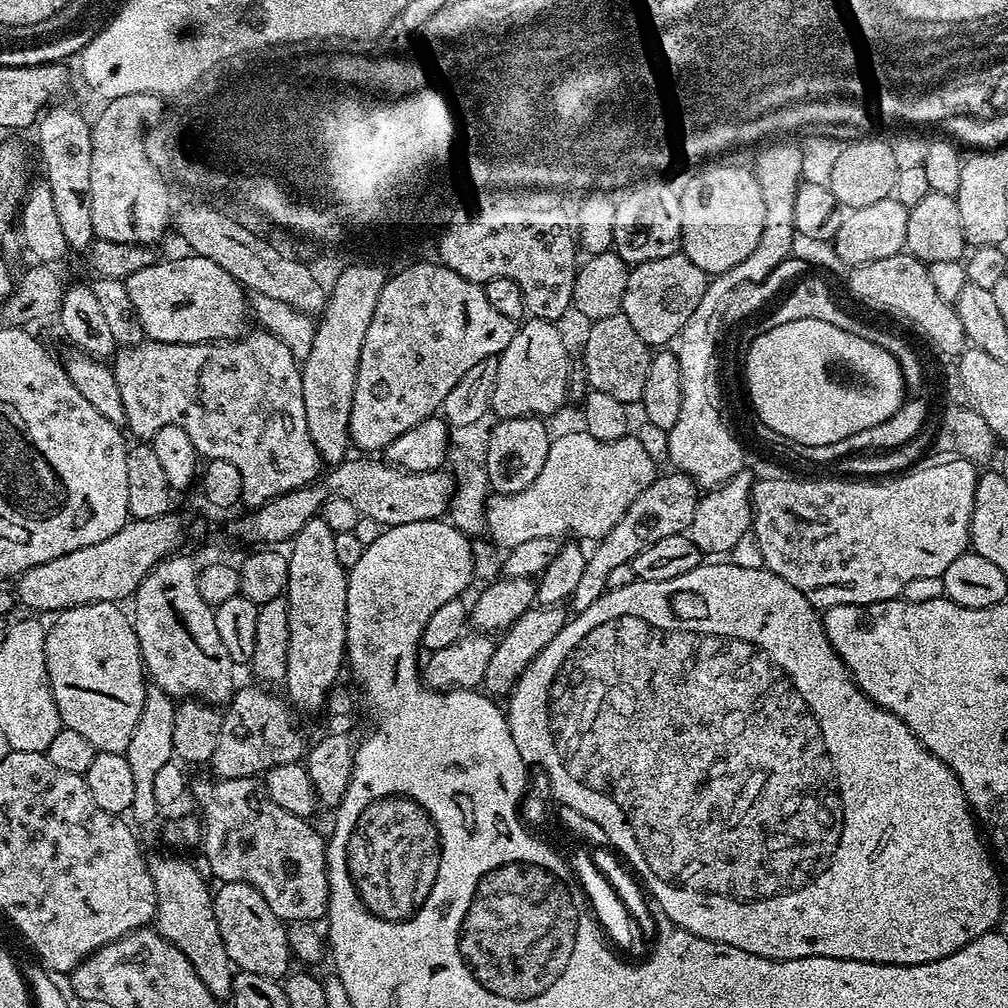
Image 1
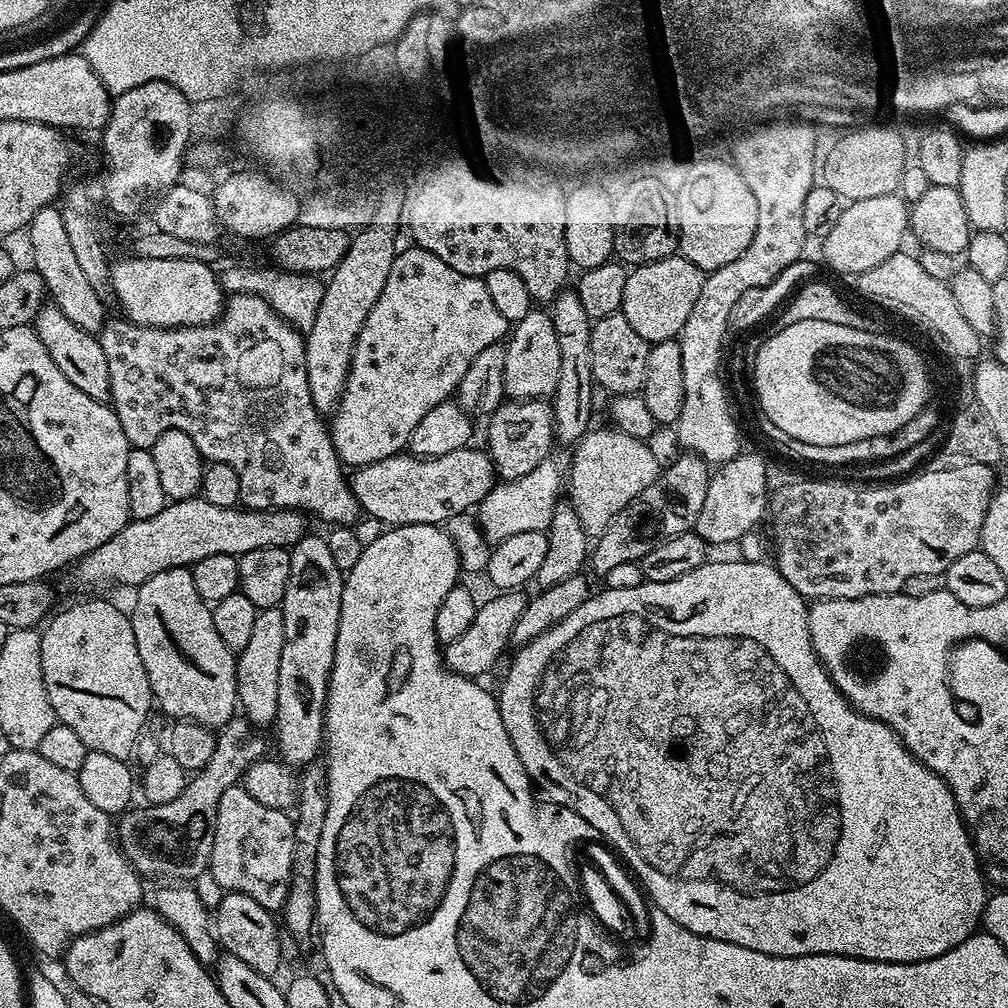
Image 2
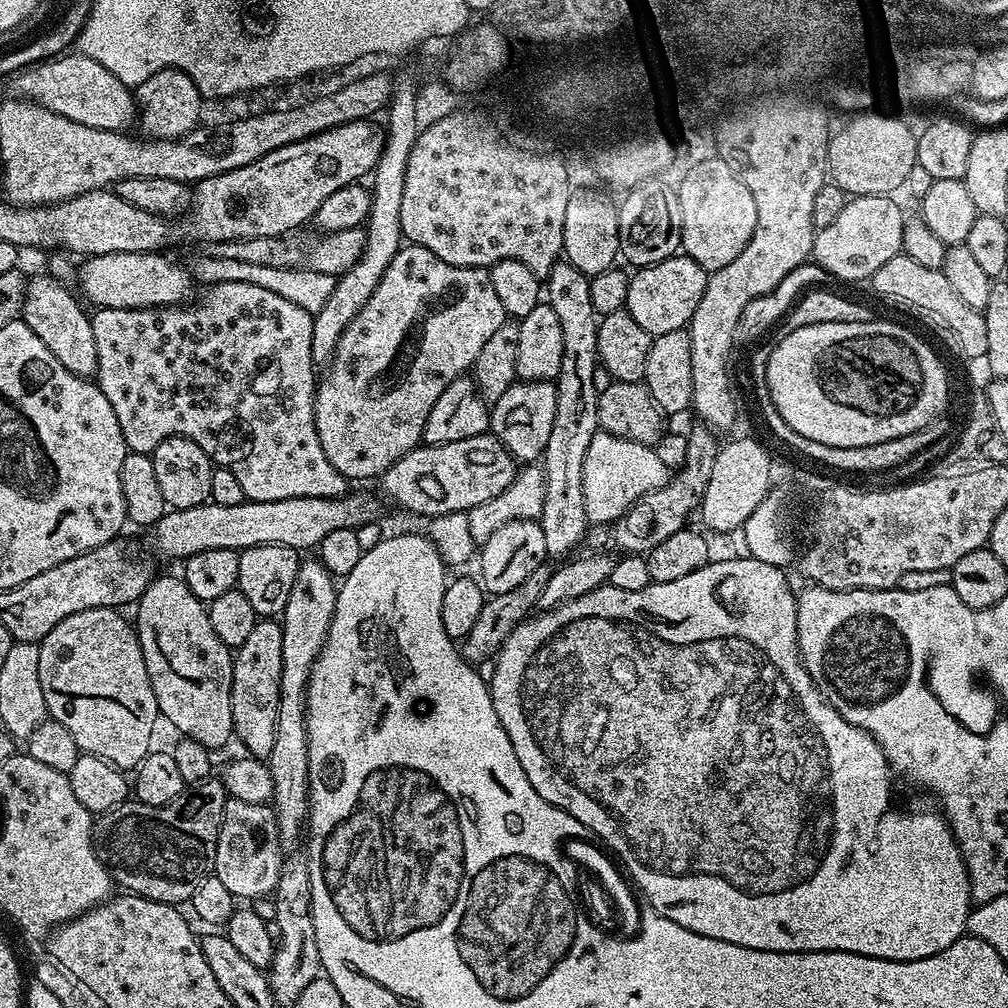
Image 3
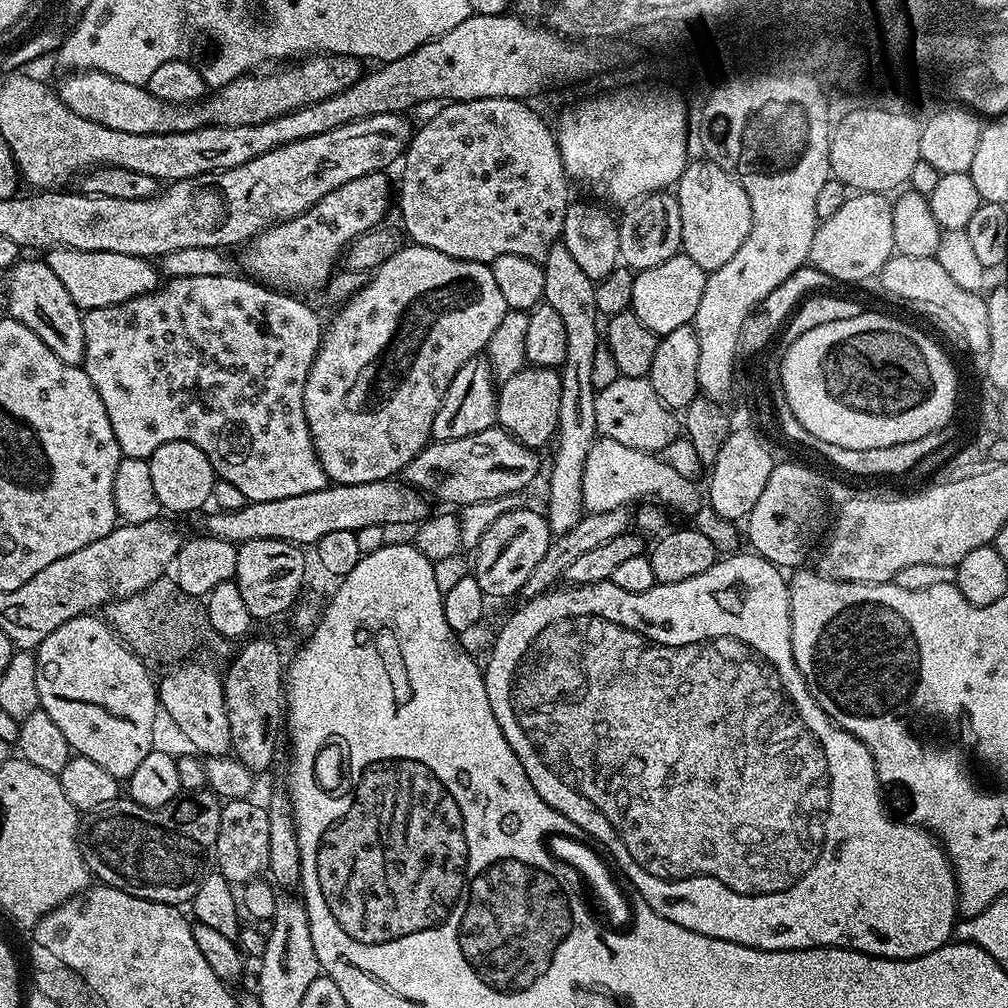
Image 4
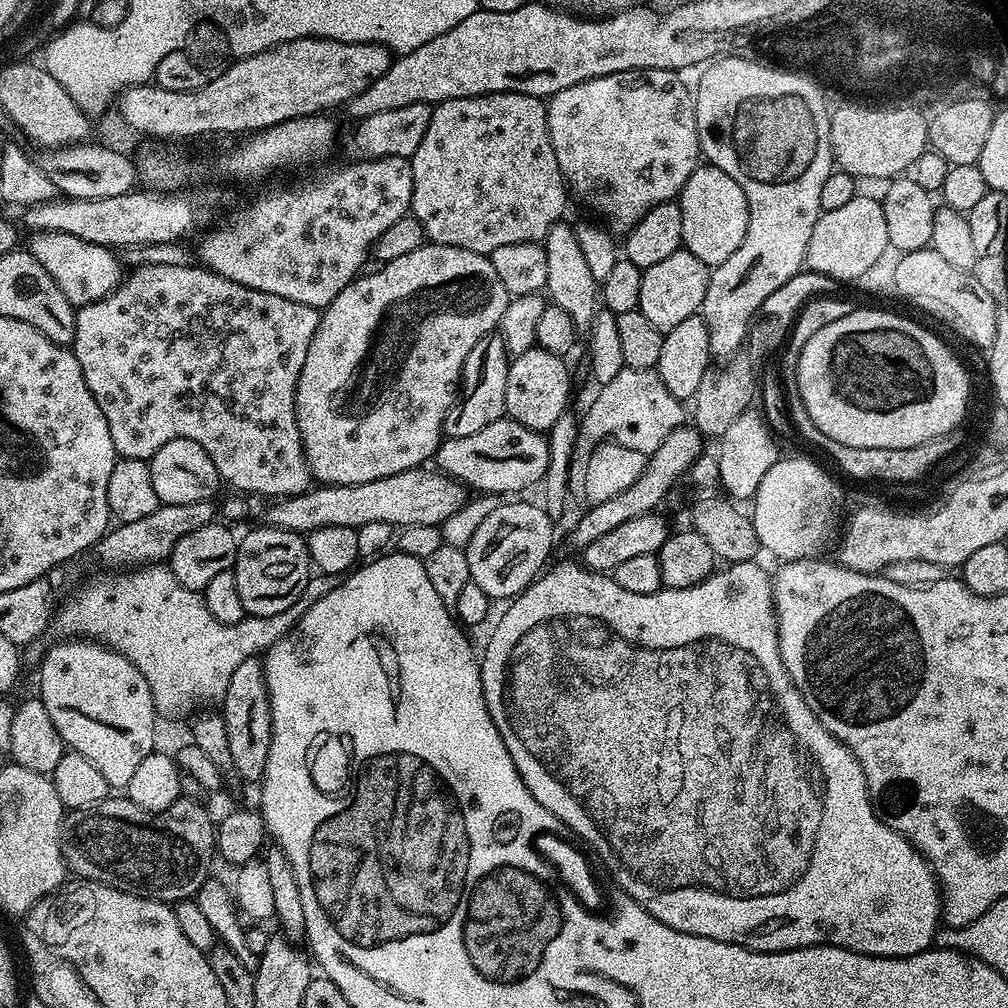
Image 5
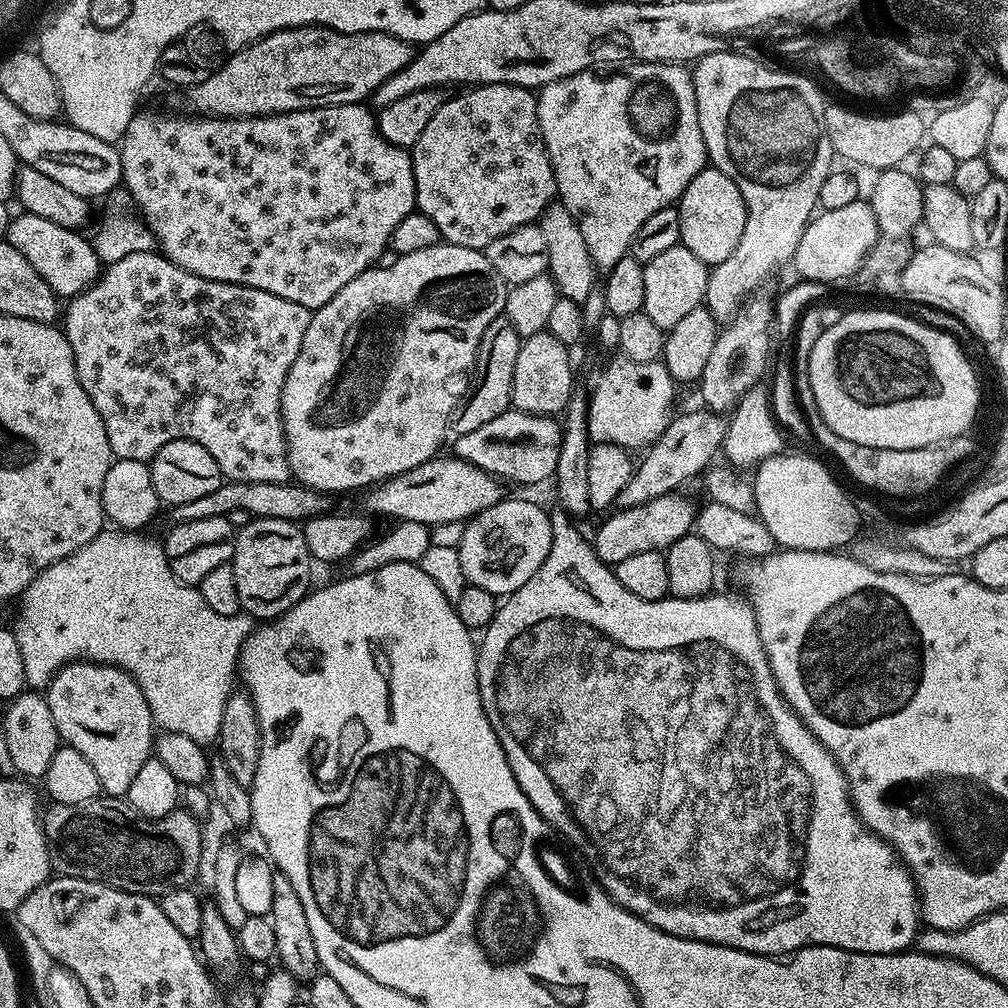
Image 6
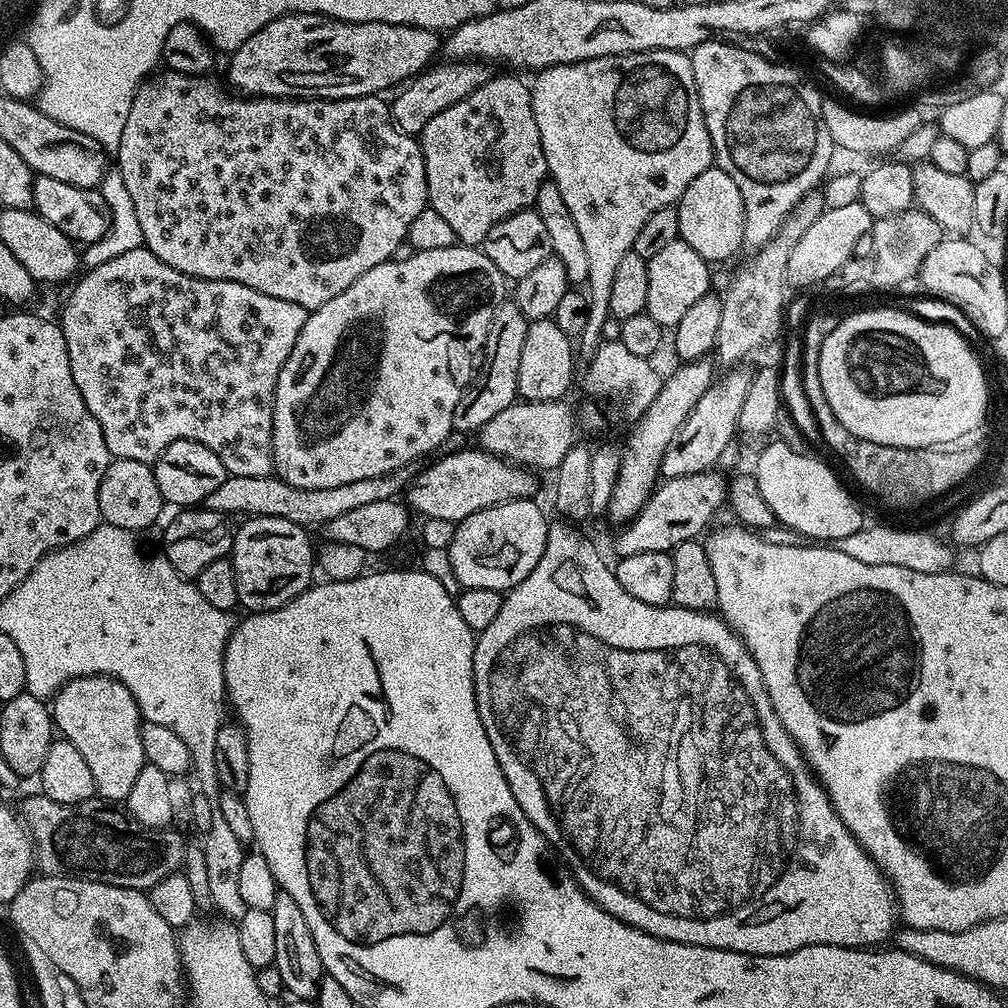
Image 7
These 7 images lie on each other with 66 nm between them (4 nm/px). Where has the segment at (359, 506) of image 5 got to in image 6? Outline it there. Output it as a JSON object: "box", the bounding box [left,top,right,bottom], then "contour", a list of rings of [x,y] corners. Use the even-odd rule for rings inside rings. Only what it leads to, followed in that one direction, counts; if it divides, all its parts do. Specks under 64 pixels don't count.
{"box":[363,455,506,526],"contour":[[[455,455],[443,456],[422,462],[418,466],[414,466],[414,470],[406,470],[400,476],[395,476],[367,489],[363,493],[365,508],[363,511],[373,517],[389,516],[392,522],[405,520],[431,526],[442,522],[467,522],[482,510],[486,510],[505,499],[506,492],[500,489],[503,487],[501,481],[497,480],[496,477],[478,470],[478,466],[474,466],[470,462],[457,460]]]}

